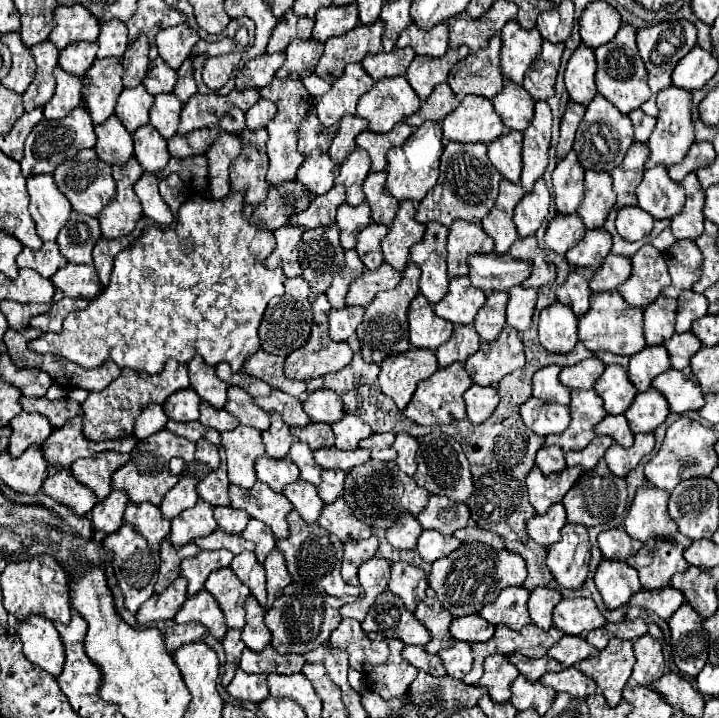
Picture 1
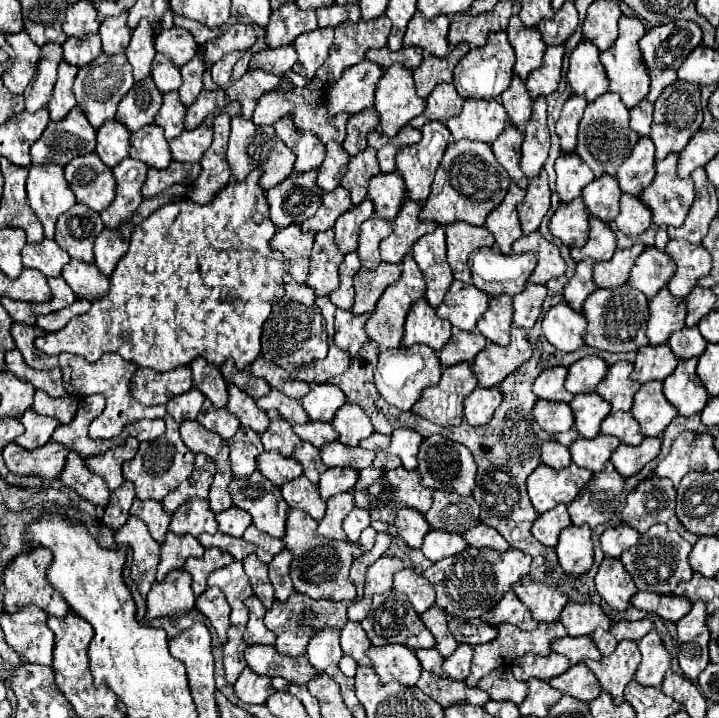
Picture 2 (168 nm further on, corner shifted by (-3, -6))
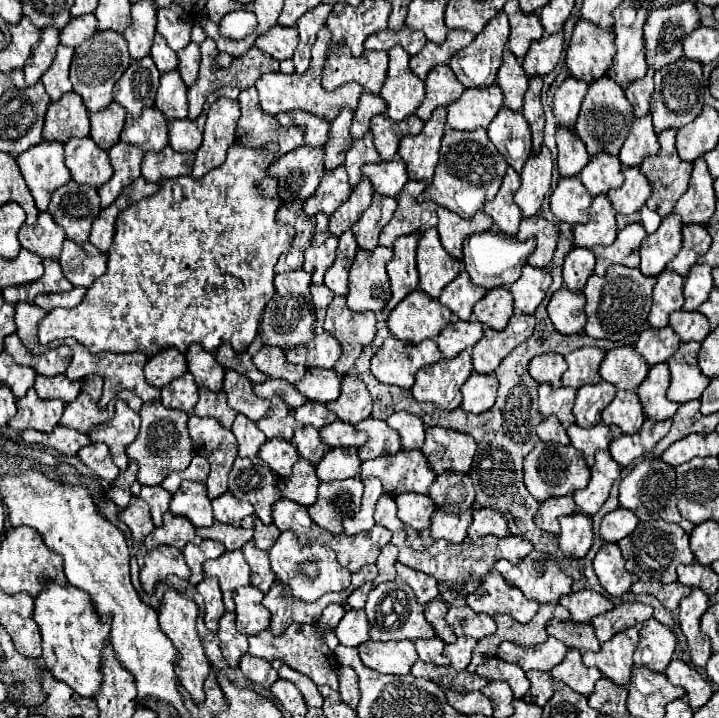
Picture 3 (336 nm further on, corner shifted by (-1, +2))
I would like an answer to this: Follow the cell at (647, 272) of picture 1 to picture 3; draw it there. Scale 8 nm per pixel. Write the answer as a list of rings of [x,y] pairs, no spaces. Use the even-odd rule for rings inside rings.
[[[671,212],[661,220],[657,232],[649,234],[641,244],[641,272],[645,276],[657,276],[665,270],[667,262],[673,260],[681,248],[681,220]]]

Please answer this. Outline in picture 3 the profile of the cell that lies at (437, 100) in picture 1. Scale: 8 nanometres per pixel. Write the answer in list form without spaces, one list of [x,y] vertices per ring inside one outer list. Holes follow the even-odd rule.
[[[441,64],[429,70],[429,76],[425,78],[425,90],[427,90],[427,96],[415,112],[419,118],[423,116],[421,120],[429,120],[431,112],[437,106],[449,106],[451,102],[455,102],[465,88],[457,80],[457,76],[453,76],[453,70],[447,64]]]

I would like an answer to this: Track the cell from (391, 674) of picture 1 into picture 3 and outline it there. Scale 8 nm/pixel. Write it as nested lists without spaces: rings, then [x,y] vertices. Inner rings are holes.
[[[363,642],[359,646],[359,656],[365,666],[383,674],[409,674],[411,666],[417,662],[417,652],[413,642]]]

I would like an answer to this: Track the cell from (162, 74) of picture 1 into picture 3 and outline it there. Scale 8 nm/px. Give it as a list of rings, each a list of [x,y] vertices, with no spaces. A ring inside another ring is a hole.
[[[155,34],[153,46],[151,46],[151,56],[161,72],[171,72],[177,68],[177,54],[169,48],[165,38],[161,34]]]

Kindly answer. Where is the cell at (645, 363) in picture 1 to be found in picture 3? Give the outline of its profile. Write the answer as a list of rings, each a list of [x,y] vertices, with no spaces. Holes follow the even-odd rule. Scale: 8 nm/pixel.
[[[665,326],[661,330],[643,330],[637,344],[637,352],[649,362],[649,366],[667,362],[679,348],[679,336],[673,332],[671,326]]]

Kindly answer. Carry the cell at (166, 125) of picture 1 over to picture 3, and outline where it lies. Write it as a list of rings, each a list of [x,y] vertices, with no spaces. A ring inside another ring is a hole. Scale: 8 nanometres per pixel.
[[[177,70],[161,76],[155,106],[165,114],[167,120],[187,116],[187,86],[183,84]]]

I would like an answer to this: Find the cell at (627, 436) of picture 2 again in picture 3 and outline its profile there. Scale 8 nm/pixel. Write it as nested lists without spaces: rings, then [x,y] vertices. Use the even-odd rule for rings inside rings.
[[[617,392],[615,400],[603,412],[603,422],[617,424],[623,434],[635,434],[645,420],[645,412],[635,392]]]

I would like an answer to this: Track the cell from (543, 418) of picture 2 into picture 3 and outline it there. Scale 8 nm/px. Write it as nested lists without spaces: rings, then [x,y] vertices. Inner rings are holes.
[[[541,384],[539,386],[539,412],[547,416],[557,416],[561,424],[567,428],[575,422],[573,416],[573,402],[575,402],[575,392],[573,388],[553,388],[551,384]]]

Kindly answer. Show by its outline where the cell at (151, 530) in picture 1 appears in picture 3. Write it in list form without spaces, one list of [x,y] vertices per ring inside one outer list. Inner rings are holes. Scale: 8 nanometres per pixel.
[[[135,482],[131,486],[131,492],[139,498],[143,498],[149,508],[151,508],[151,516],[153,516],[153,524],[155,526],[161,526],[161,516],[169,510],[169,502],[173,498],[171,492],[165,492],[161,486],[145,486],[145,484],[139,484]]]

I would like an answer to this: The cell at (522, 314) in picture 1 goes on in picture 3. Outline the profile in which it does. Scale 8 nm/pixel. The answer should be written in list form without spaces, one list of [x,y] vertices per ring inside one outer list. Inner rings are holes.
[[[527,264],[523,268],[521,278],[515,284],[511,284],[511,294],[515,298],[515,310],[533,314],[535,308],[545,298],[545,292],[549,286],[551,286],[549,272],[545,268],[533,268]]]

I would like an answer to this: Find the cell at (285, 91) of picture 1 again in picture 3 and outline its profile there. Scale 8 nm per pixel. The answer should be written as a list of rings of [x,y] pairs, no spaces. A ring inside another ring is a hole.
[[[293,110],[289,114],[277,114],[279,124],[283,126],[305,126],[305,144],[323,146],[329,136],[329,122],[323,116],[313,116],[309,112]]]

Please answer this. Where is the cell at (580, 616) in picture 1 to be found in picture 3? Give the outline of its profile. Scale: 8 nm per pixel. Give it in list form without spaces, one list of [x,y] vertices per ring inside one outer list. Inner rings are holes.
[[[593,590],[571,592],[569,596],[561,596],[559,602],[571,612],[571,620],[575,622],[589,622],[593,616],[613,608],[613,602],[609,598]]]

